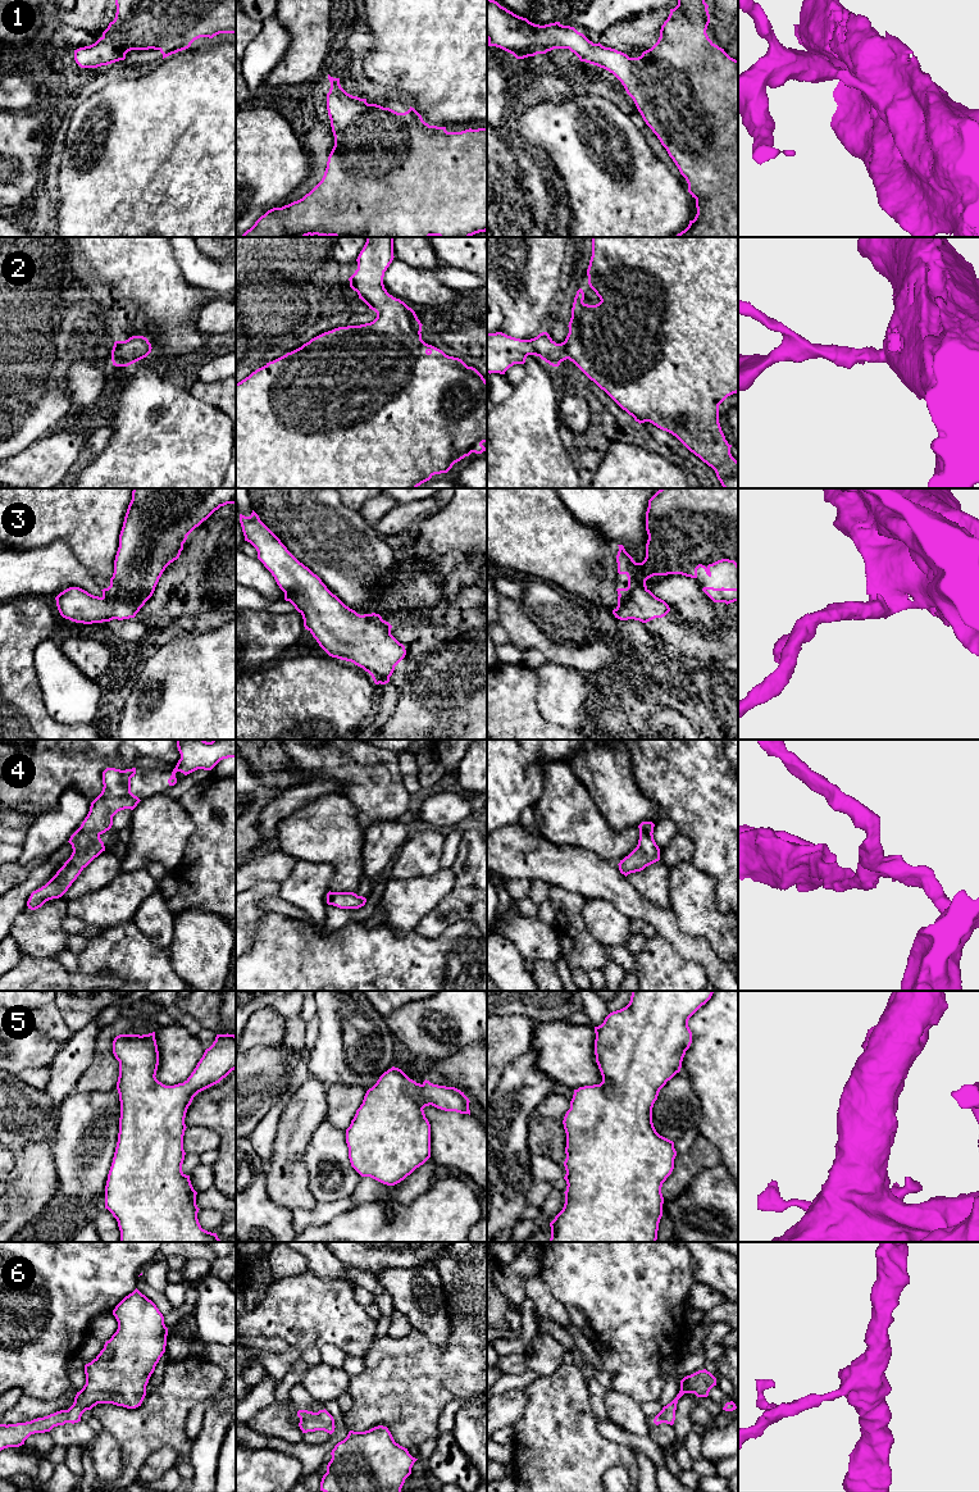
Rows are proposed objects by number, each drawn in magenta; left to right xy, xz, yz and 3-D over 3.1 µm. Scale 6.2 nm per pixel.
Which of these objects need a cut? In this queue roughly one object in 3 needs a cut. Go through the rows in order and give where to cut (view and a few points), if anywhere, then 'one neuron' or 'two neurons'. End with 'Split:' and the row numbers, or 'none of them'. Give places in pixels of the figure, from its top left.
1: no cut; one neuron
2: no cut; one neuron
3: no cut; one neuron
4: no cut; one neuron
5: no cut; one neuron
6: no cut; one neuron
Split: none of them

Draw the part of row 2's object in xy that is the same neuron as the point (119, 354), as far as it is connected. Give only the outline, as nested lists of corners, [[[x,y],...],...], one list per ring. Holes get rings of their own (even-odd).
[[[132,336],[126,341],[115,341],[111,361],[115,367],[128,367],[151,352],[151,344],[144,336]]]

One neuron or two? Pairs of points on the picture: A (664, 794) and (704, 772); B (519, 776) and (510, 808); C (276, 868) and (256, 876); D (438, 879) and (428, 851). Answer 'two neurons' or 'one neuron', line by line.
A: one neuron
B: one neuron
C: one neuron
D: two neurons

